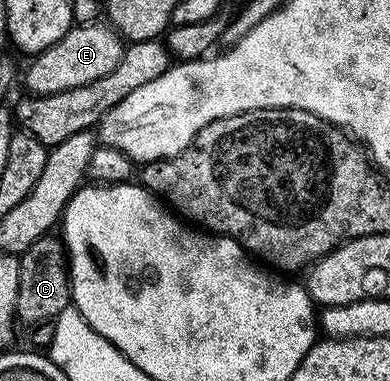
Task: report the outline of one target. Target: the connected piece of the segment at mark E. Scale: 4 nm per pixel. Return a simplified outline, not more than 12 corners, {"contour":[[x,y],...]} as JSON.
{"contour":[[109,23],[70,28],[37,53],[24,84],[35,96],[112,74],[124,41]]}

